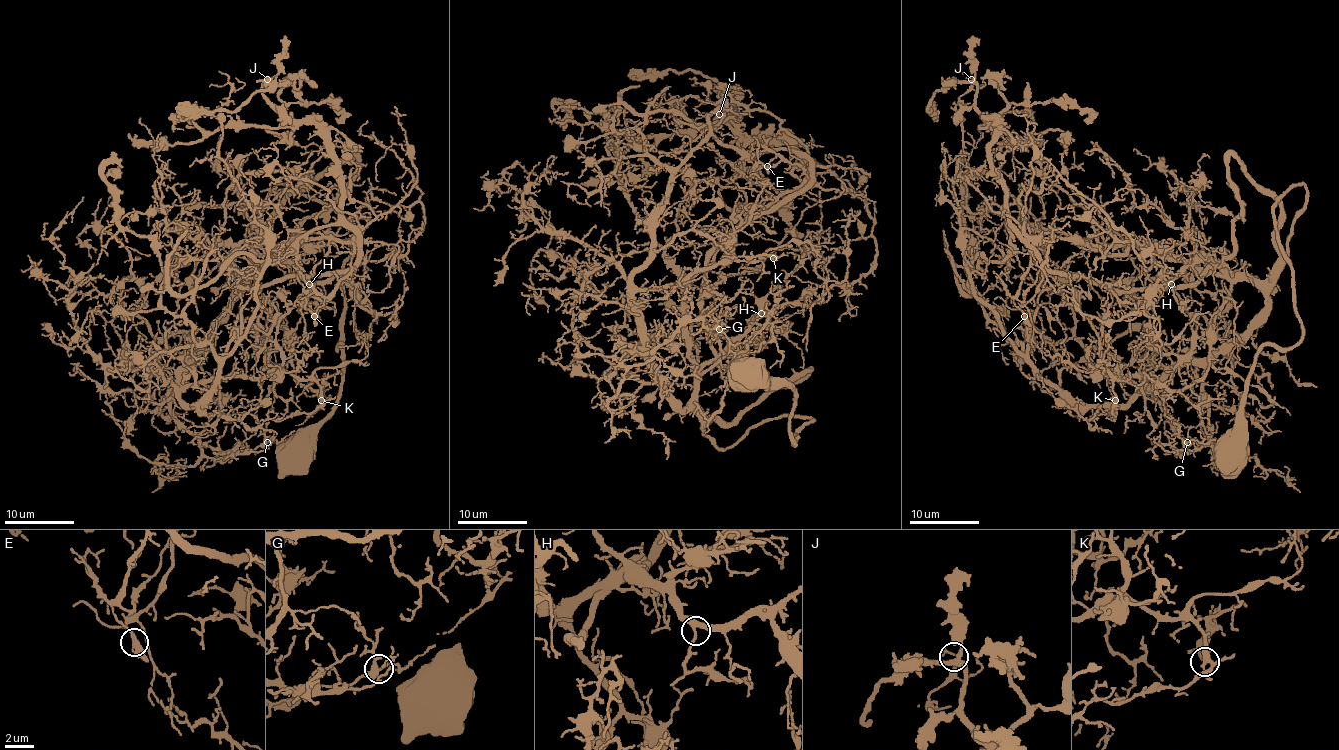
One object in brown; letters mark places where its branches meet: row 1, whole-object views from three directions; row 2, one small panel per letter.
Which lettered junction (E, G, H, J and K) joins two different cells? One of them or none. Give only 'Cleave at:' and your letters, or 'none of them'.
Cleave at: E

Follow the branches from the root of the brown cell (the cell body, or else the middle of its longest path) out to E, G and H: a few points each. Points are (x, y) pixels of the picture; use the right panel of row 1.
E: (1228, 451), (1256, 353), (1301, 338), (1273, 207), (1305, 185), (1287, 256), (1263, 280), (1053, 237), (1023, 317)
G: (1228, 451), (1256, 353), (1301, 338), (1273, 207), (1305, 185), (1268, 306), (1204, 372), (1211, 437), (1187, 442)
H: (1228, 451), (1256, 353), (1301, 338), (1273, 207), (1305, 185), (1287, 256), (1263, 280), (1194, 260), (1171, 284)

